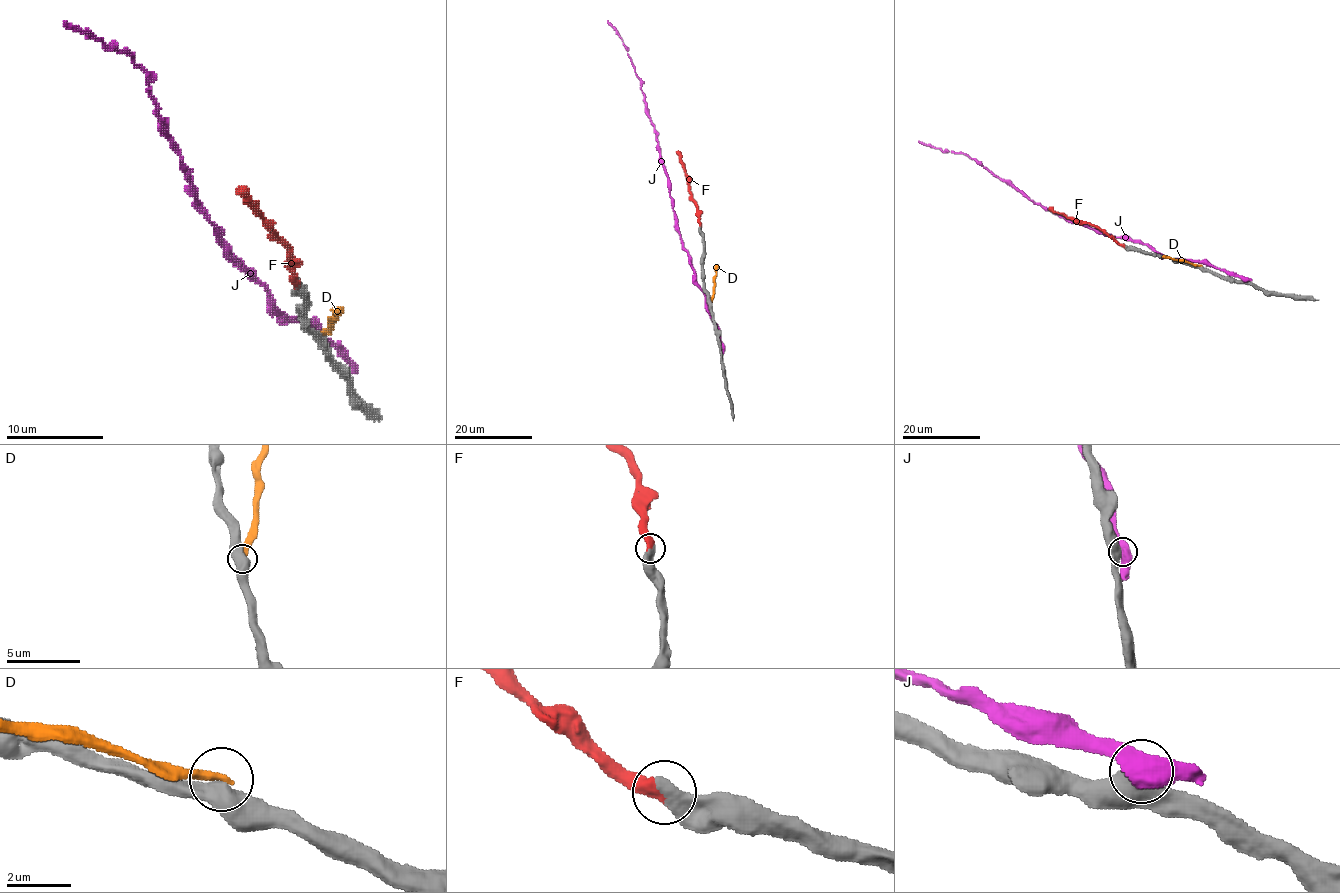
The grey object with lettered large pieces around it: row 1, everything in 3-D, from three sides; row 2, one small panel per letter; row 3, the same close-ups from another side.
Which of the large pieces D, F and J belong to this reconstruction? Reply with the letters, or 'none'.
F

